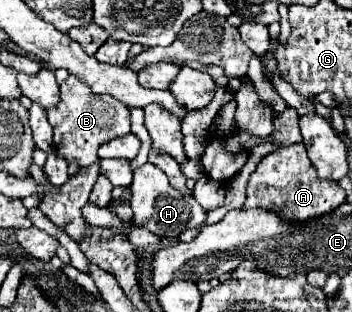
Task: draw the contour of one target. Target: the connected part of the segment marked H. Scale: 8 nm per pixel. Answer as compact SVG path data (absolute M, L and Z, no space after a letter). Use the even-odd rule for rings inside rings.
M151 162L139 166L133 172L133 182L129 186L129 206L133 210L133 224L147 228L163 240L175 240L183 230L195 228L205 220L205 212L197 204L197 200L193 196L183 196L181 192L177 192L169 184L165 172Z

